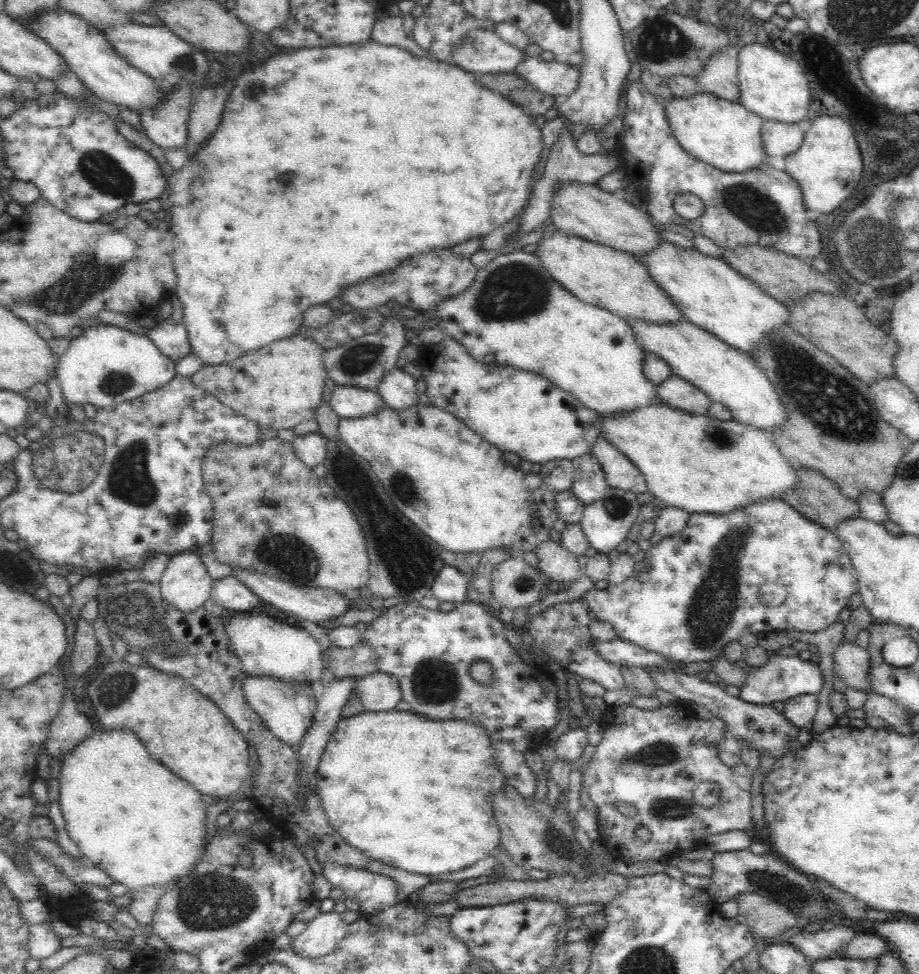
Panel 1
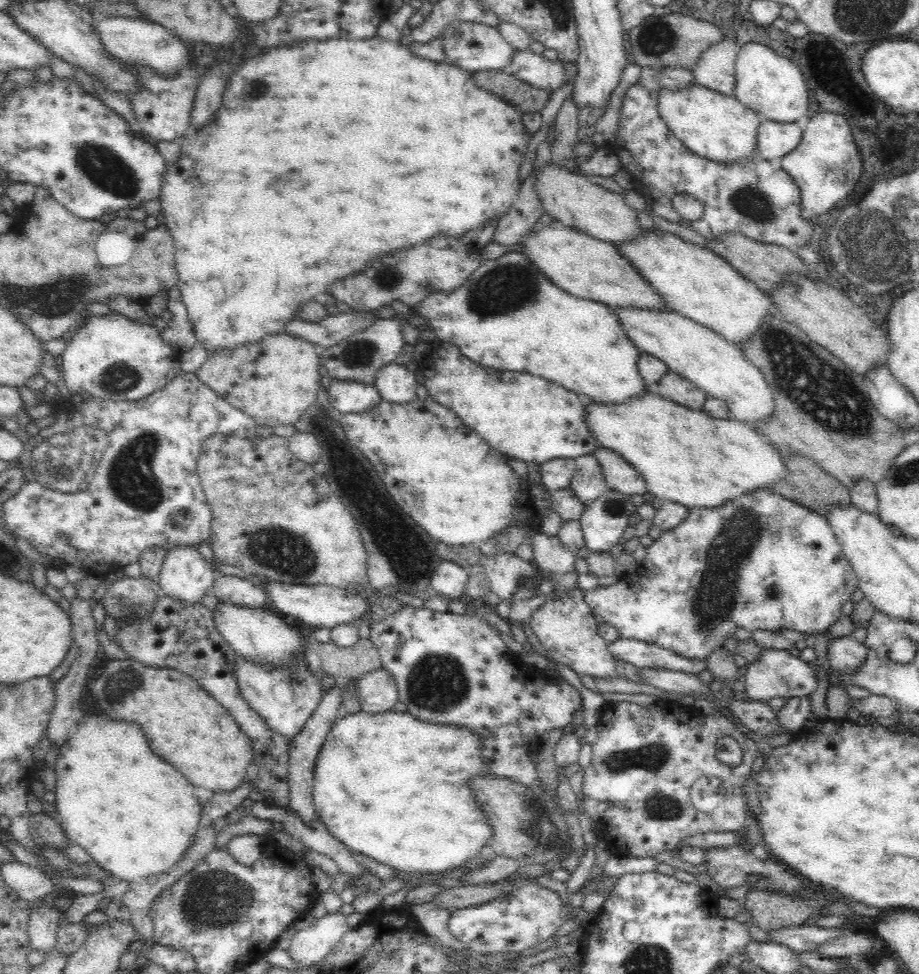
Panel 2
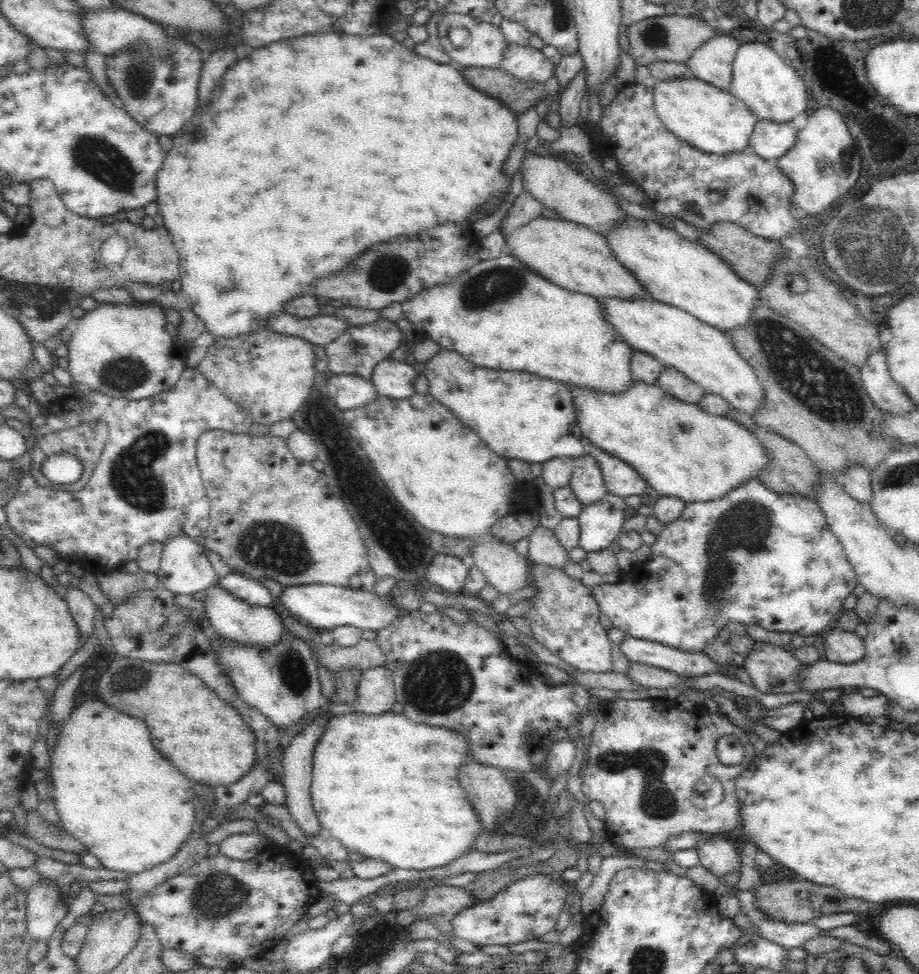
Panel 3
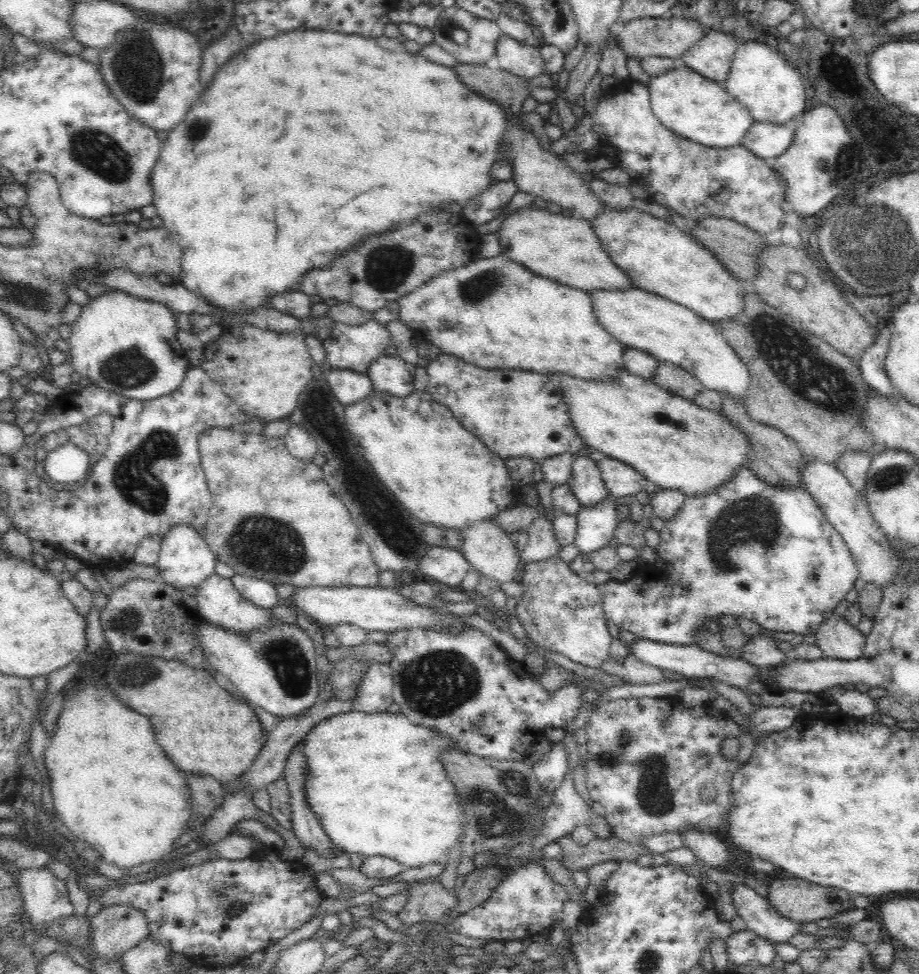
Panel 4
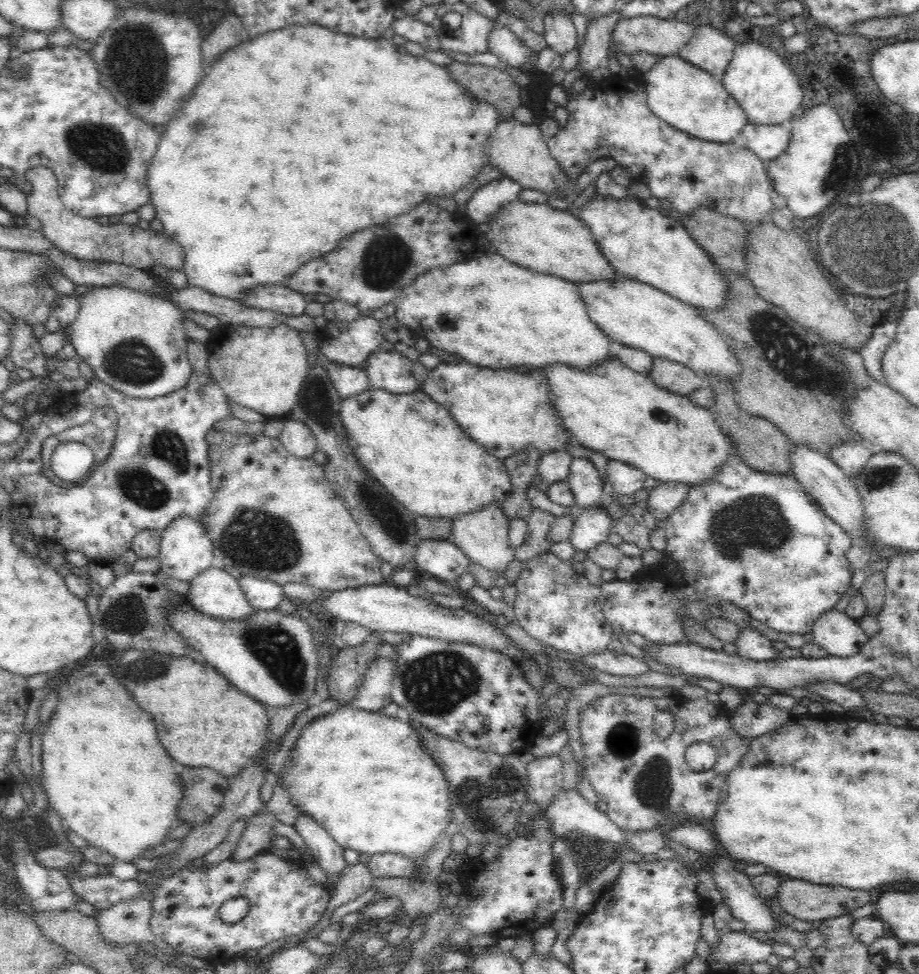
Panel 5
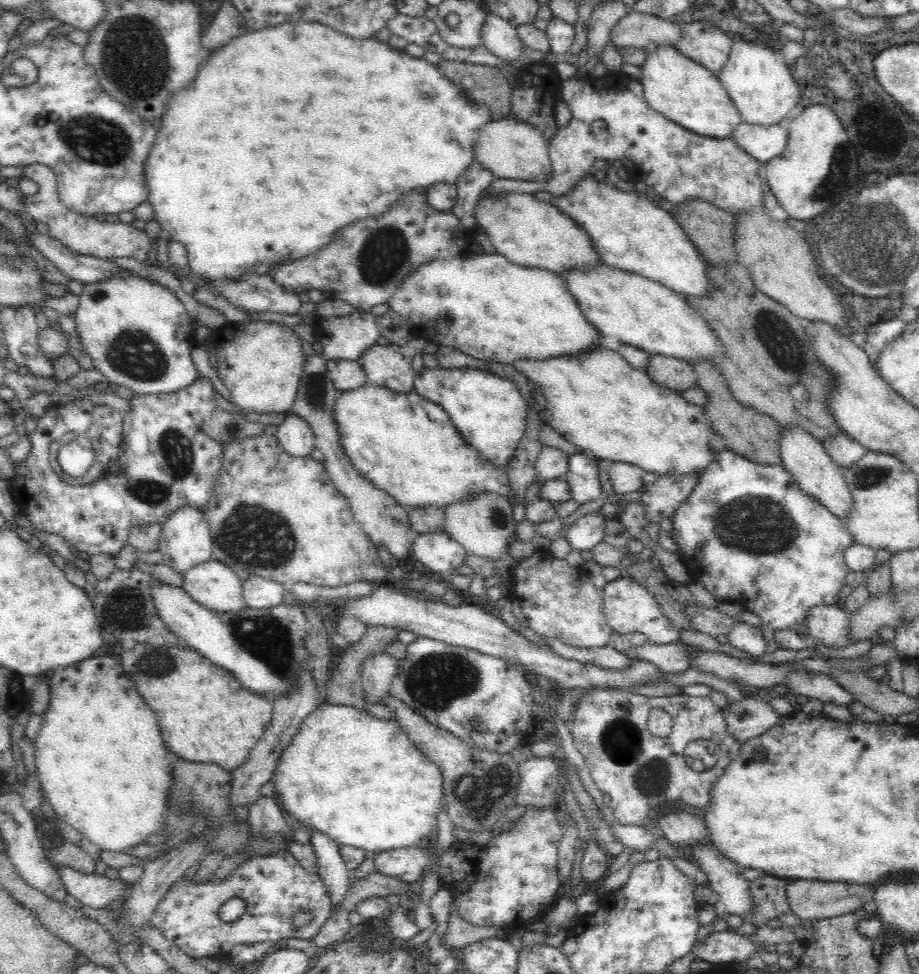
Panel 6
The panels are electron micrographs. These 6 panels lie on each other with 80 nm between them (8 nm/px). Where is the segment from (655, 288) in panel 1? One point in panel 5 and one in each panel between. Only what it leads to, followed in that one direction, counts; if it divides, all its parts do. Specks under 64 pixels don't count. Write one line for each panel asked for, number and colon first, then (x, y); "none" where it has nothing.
2: (588, 268)
3: (577, 259)
4: (560, 248)
5: (553, 242)

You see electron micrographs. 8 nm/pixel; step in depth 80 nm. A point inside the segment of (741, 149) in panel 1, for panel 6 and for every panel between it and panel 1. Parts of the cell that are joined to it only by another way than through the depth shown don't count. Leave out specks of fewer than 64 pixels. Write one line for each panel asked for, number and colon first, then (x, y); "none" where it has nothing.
2: (719, 128)
3: (712, 121)
4: (688, 104)
5: (692, 101)
6: (683, 91)

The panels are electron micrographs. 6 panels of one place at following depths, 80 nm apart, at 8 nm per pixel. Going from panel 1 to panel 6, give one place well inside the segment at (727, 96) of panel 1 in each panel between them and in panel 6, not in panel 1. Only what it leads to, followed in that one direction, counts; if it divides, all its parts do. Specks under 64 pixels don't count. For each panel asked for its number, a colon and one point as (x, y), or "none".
2: (715, 69)
3: (712, 63)
4: (712, 56)
5: (710, 49)
6: (704, 43)

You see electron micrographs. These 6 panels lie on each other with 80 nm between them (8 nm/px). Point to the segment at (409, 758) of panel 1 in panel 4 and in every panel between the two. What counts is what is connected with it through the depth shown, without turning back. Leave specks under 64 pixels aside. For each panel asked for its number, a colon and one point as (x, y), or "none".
2: (390, 786)
3: (386, 787)
4: (403, 805)

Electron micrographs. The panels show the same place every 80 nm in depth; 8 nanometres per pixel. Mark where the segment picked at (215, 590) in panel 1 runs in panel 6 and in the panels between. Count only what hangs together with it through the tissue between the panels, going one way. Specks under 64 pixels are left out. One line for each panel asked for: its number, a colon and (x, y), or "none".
2: (228, 589)
3: (248, 590)
4: (260, 592)
5: (262, 594)
6: (258, 593)

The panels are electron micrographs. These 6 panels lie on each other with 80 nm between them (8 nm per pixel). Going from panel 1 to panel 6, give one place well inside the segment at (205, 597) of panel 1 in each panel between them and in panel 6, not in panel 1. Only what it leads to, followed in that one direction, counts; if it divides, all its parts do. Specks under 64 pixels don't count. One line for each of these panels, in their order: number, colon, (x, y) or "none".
2: (186, 576)
3: (184, 570)
4: (185, 560)
5: (185, 551)
6: (185, 541)

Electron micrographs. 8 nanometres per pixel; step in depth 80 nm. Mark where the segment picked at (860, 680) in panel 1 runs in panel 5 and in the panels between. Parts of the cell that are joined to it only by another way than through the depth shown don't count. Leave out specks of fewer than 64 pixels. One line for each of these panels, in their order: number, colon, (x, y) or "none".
2: (845, 654)
3: (840, 647)
4: (837, 639)
5: (839, 635)

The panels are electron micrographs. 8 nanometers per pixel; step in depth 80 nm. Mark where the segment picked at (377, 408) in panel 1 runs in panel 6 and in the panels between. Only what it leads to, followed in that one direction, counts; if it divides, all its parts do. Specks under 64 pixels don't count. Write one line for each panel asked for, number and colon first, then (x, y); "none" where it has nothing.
2: (346, 397)
3: (347, 392)
4: (348, 387)
5: (349, 382)
6: (347, 375)

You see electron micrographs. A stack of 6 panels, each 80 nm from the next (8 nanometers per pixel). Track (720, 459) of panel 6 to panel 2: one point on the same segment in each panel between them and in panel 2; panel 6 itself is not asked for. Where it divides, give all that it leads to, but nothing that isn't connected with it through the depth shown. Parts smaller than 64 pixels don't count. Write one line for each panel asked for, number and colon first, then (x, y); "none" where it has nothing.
2: (760, 562)
3: (755, 557)
4: (768, 554)
5: (759, 541)

